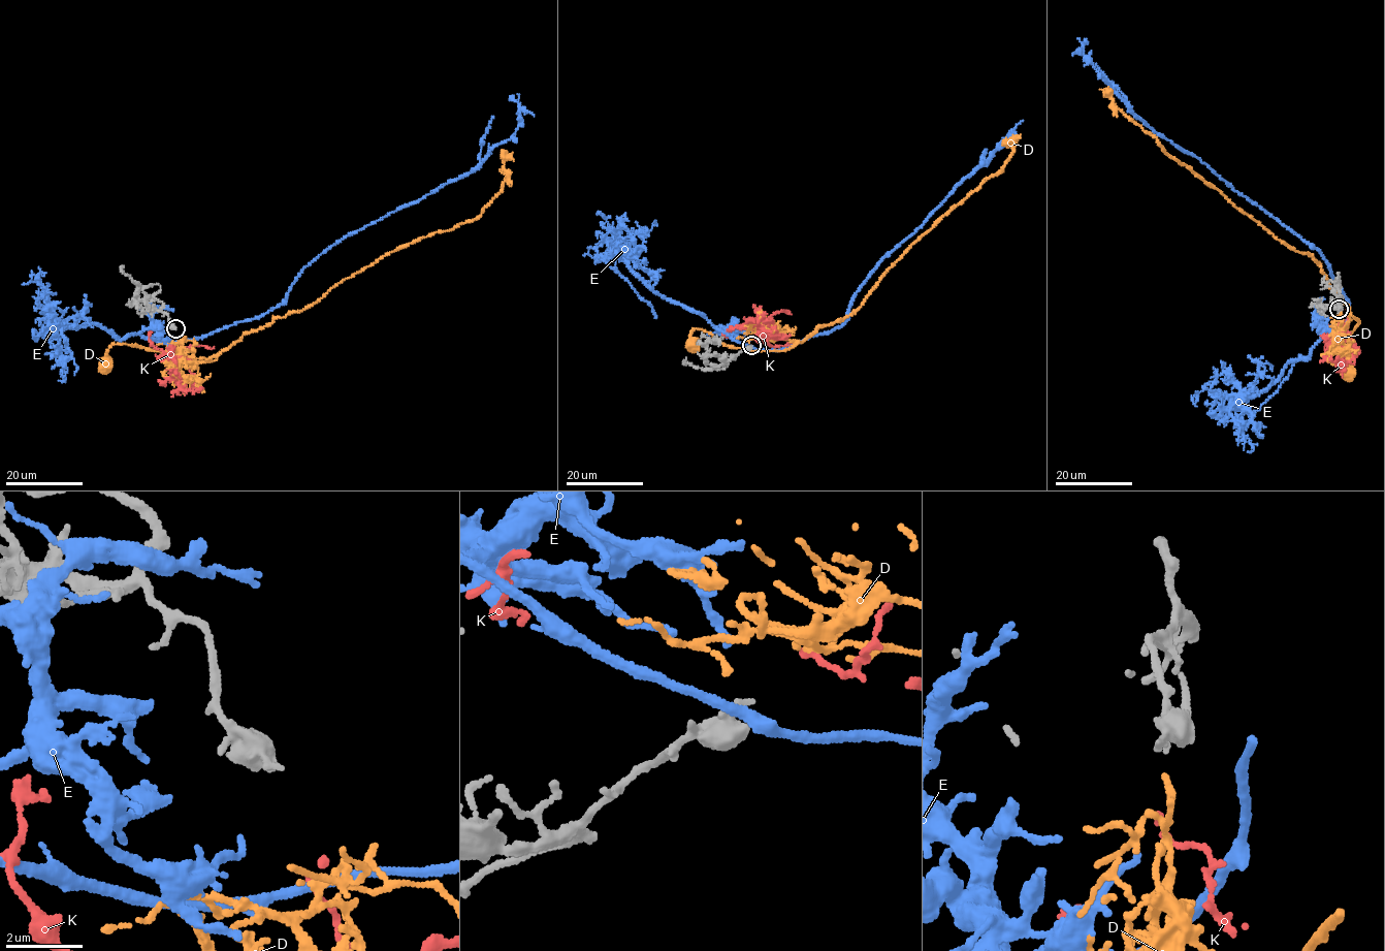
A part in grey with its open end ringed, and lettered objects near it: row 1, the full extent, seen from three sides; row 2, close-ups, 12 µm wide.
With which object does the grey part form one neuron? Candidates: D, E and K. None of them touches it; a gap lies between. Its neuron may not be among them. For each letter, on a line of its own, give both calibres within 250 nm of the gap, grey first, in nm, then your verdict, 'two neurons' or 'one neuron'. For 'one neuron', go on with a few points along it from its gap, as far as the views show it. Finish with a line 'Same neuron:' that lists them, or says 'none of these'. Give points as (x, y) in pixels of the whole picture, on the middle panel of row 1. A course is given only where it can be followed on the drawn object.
D: 130/160 nm | two neurons
E: 130/150 nm | two neurons
K: 130/160 nm | one neuron | via (757, 341), (761, 343), (765, 338), (759, 335), (763, 329), (772, 329), (770, 324), (775, 313), (791, 313)
Same neuron: K

